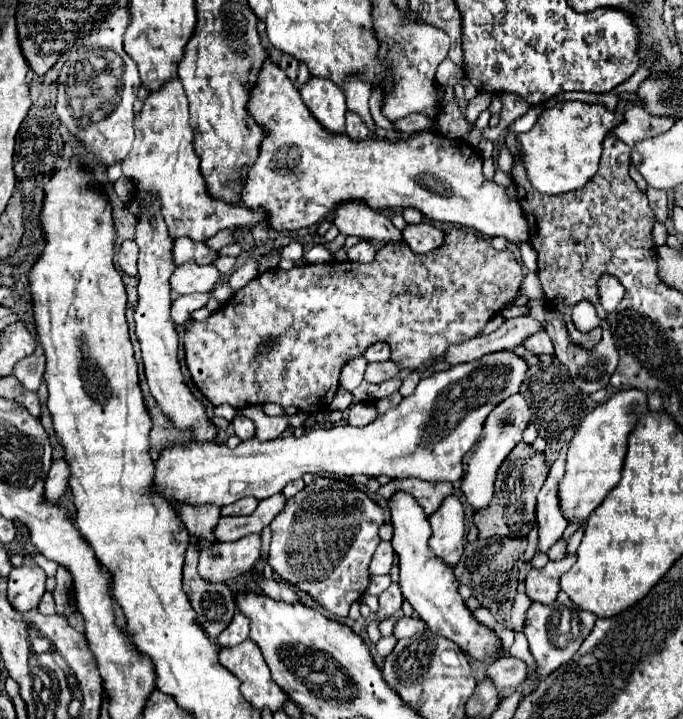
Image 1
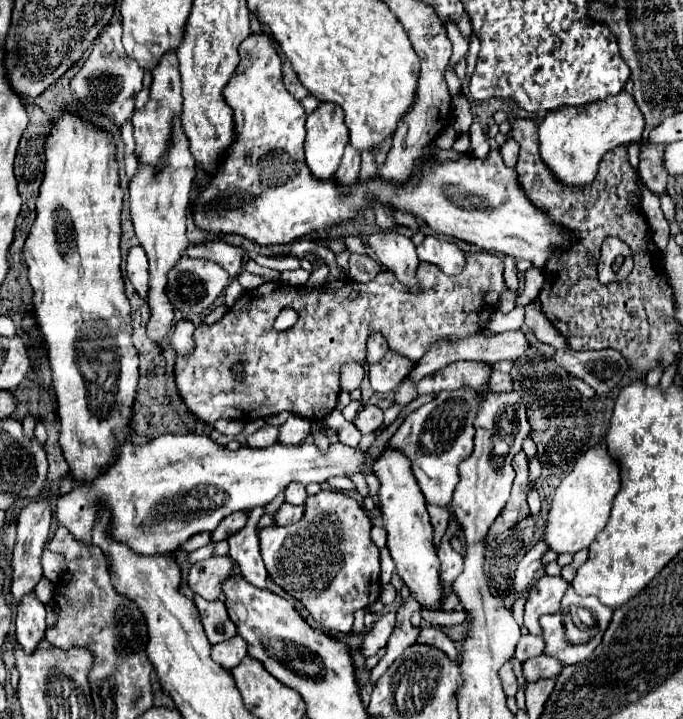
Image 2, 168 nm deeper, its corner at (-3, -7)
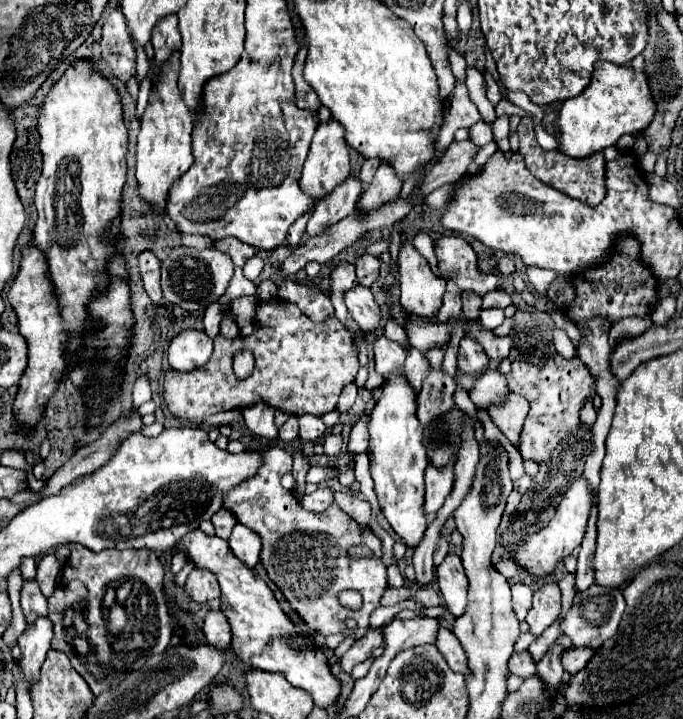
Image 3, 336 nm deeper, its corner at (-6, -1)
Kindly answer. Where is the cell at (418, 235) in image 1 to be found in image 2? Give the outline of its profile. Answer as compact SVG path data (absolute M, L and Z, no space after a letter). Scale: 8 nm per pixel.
M435 235L425 237L425 241L417 245L417 255L421 261L439 265L445 275L459 275L465 265L465 253L453 241Z

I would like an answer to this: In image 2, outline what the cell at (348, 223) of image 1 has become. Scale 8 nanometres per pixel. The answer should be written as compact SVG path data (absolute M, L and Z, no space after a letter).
M377 231L373 235L365 235L365 245L369 245L377 259L391 269L401 283L405 283L411 291L417 291L417 279L415 269L419 265L415 245L409 237L397 233L397 231Z

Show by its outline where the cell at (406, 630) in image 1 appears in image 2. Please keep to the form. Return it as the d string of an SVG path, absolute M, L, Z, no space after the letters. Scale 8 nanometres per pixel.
M423 625L421 627L421 635L417 637L417 643L425 643L425 645L433 645L441 651L445 651L451 659L457 659L457 649L453 645L453 641L437 627L431 627L431 625Z

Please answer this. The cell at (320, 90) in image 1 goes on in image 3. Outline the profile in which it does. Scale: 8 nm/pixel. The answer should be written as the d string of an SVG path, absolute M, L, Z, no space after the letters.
M330 119L330 123L318 125L316 129L316 135L312 139L310 153L308 153L308 159L304 163L304 171L300 177L300 187L314 201L320 201L328 193L332 193L348 175L350 175L350 157L348 157L348 145L344 141L344 129L340 127L340 123Z

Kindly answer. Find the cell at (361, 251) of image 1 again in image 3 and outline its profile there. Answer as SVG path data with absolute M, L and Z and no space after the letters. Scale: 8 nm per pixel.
M362 255L356 261L356 275L358 275L358 283L364 287L372 287L372 283L378 277L378 269L380 269L380 261L374 255Z

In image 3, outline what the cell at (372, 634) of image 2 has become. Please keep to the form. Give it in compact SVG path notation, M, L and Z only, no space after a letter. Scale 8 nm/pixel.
M370 629L364 639L356 641L356 643L340 657L338 665L342 667L342 671L350 673L350 671L354 669L354 665L358 665L358 663L362 663L362 661L366 661L366 659L372 659L372 657L378 653L380 647L382 647L382 635L380 635L378 631L372 631L372 629Z

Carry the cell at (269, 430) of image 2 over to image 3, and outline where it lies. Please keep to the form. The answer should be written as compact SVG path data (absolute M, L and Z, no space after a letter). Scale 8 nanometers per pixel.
M290 417L282 427L280 427L280 441L292 441L298 437L298 417Z

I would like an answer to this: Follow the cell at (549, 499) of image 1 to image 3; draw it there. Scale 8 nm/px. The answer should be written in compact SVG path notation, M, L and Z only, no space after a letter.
M524 583L512 585L512 607L514 607L514 613L516 613L518 621L524 621L526 613L532 607L532 591L530 591L530 587L526 587Z

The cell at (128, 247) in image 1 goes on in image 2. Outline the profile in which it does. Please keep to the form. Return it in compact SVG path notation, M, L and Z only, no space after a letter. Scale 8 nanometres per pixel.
M137 245L129 249L127 255L127 277L131 279L135 291L147 299L147 291L149 291L149 269L147 269L147 255L145 251Z

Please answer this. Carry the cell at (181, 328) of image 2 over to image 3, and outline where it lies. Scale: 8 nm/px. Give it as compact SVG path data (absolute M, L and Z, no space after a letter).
M192 329L182 331L172 339L168 349L170 369L182 373L200 369L200 365L204 365L204 361L212 357L212 349L214 349L214 341L206 333L192 331Z

